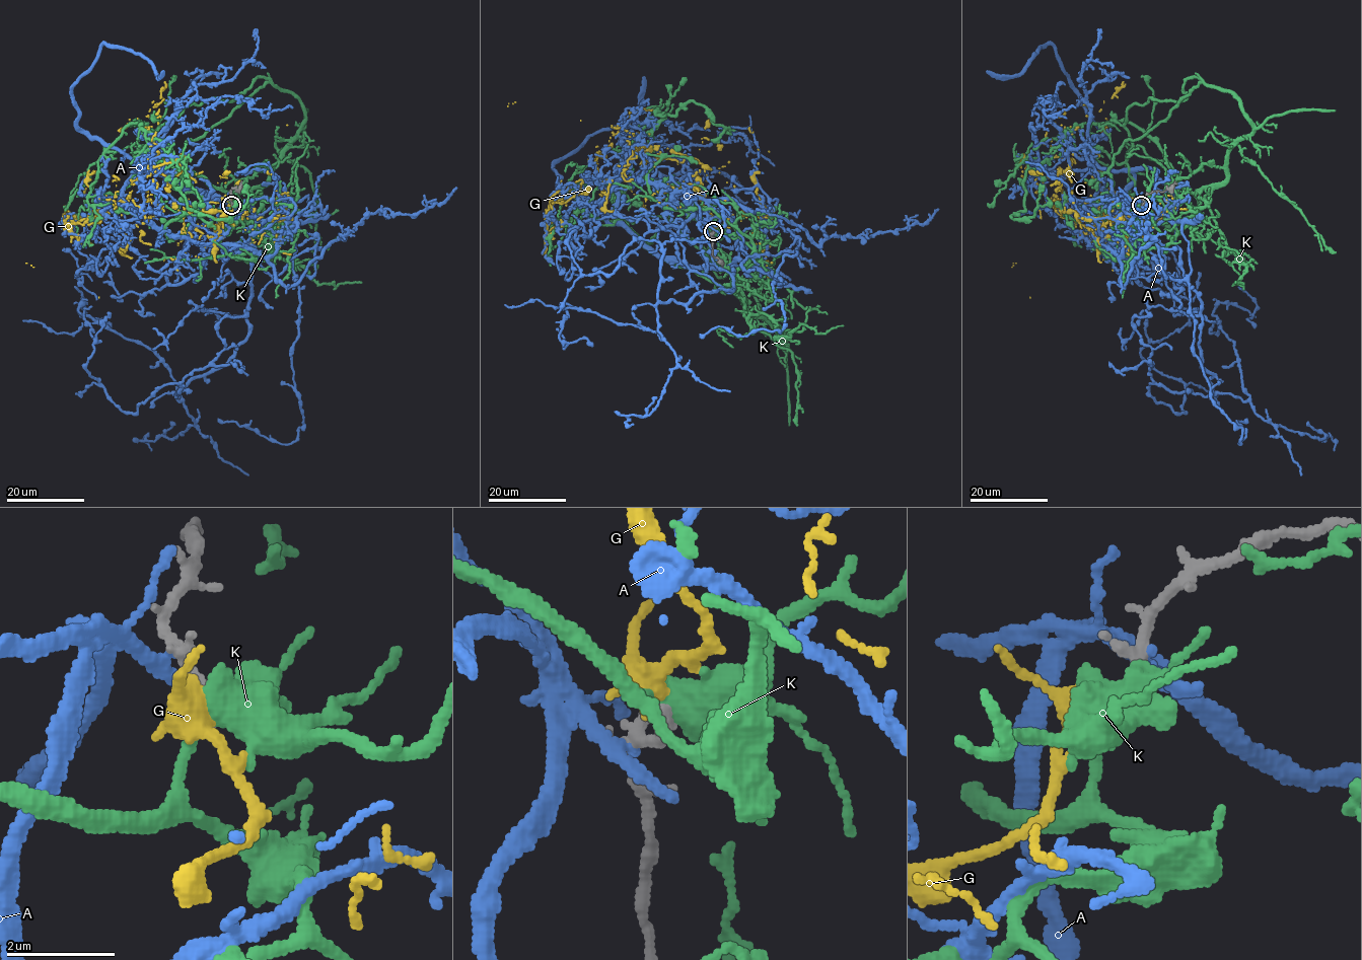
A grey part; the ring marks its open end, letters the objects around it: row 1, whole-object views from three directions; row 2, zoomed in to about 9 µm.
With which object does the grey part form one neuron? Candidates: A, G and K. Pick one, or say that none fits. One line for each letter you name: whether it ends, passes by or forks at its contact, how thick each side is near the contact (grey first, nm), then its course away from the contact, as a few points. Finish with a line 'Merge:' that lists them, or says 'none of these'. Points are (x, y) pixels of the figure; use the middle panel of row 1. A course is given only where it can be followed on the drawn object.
G: it passes by | 260/440 nm | via (712, 232), (698, 190), (697, 171), (706, 167), (646, 146), (622, 176), (551, 203), (561, 181), (515, 101)
Merge: G

